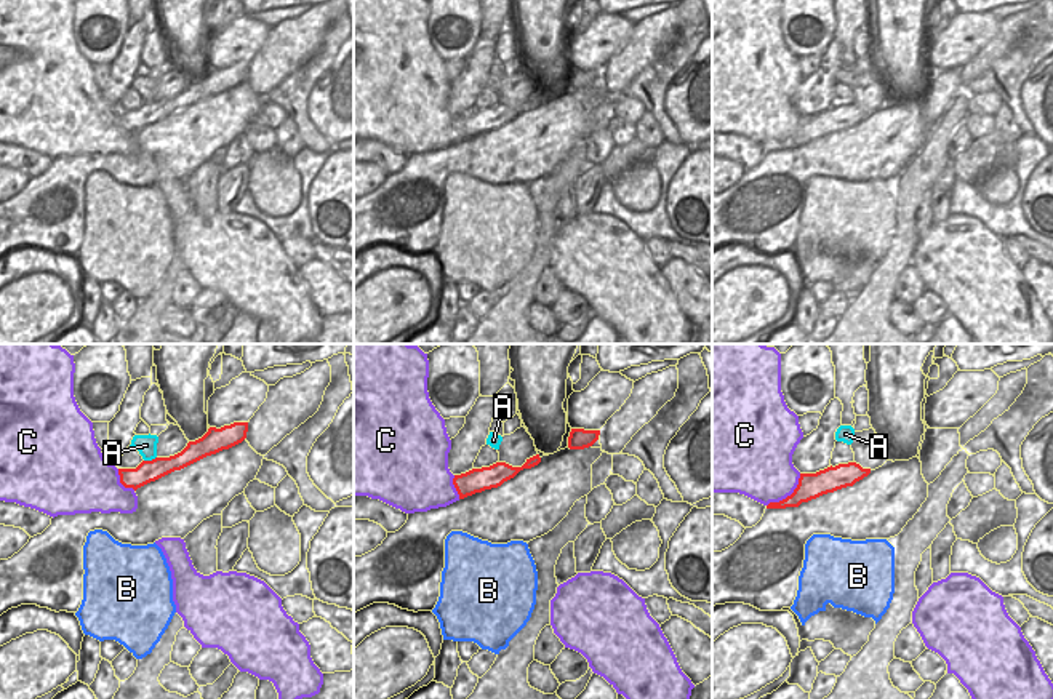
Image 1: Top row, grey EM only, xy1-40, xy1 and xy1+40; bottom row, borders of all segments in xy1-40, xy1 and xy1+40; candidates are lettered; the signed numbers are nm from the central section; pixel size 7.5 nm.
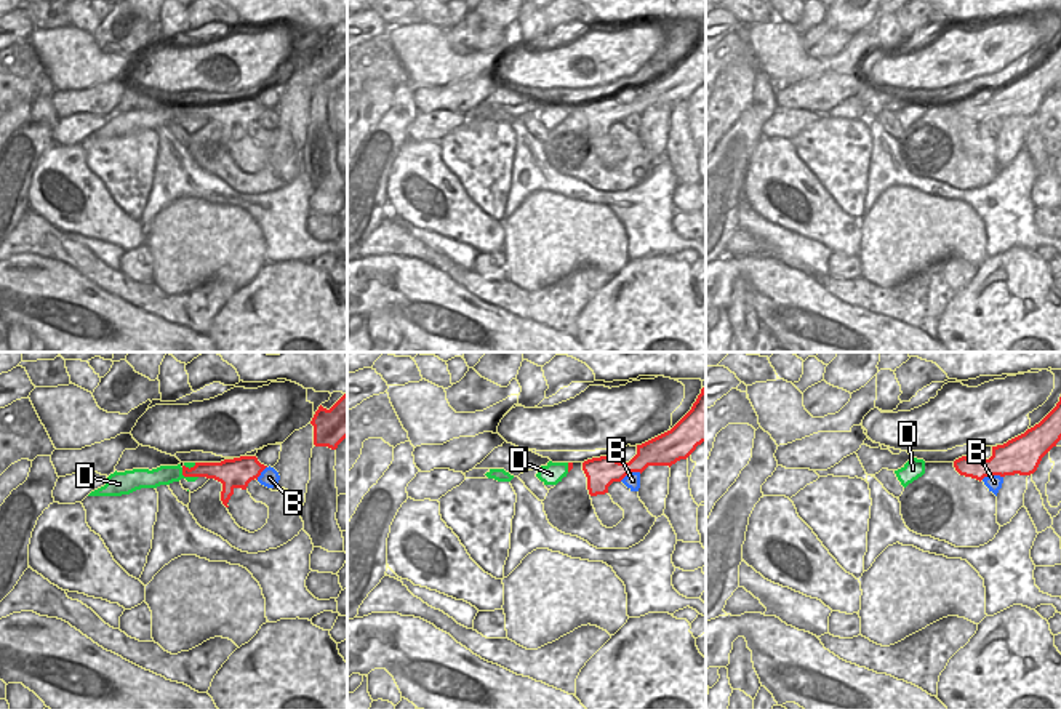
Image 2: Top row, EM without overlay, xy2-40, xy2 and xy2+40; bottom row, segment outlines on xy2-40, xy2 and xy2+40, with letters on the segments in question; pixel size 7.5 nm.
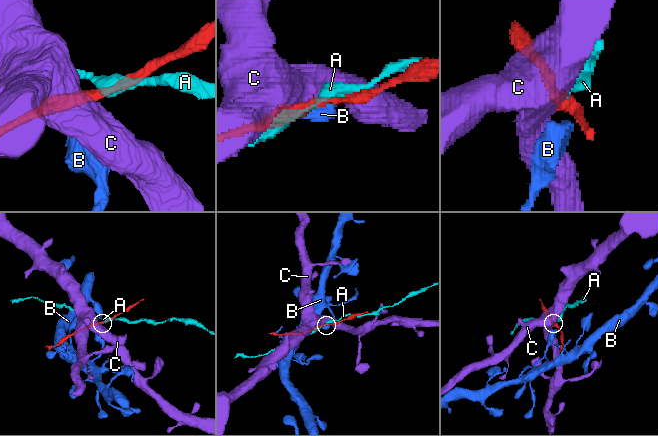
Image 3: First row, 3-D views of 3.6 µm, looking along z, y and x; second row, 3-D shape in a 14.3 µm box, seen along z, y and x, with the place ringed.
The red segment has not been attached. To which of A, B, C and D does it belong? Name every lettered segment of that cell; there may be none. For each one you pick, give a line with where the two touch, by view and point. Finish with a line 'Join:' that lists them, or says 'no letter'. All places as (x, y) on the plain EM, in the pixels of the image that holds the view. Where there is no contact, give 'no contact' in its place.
D: contact xy2-40 (184, 108)
Join: D

